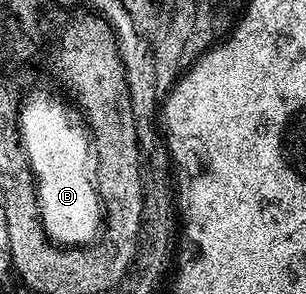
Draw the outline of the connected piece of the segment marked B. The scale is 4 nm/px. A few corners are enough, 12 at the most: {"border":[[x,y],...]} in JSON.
{"border":[[63,97],[18,119],[49,239],[78,248],[103,227],[92,140]]}

